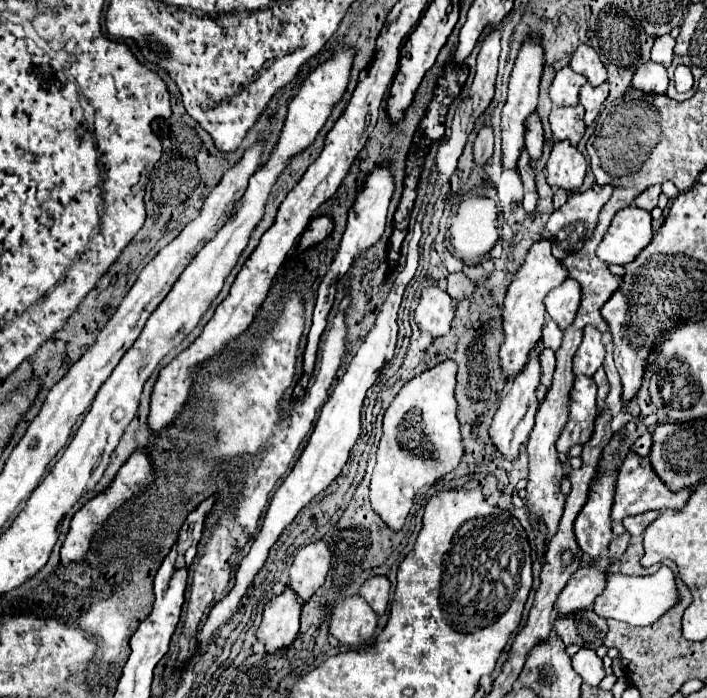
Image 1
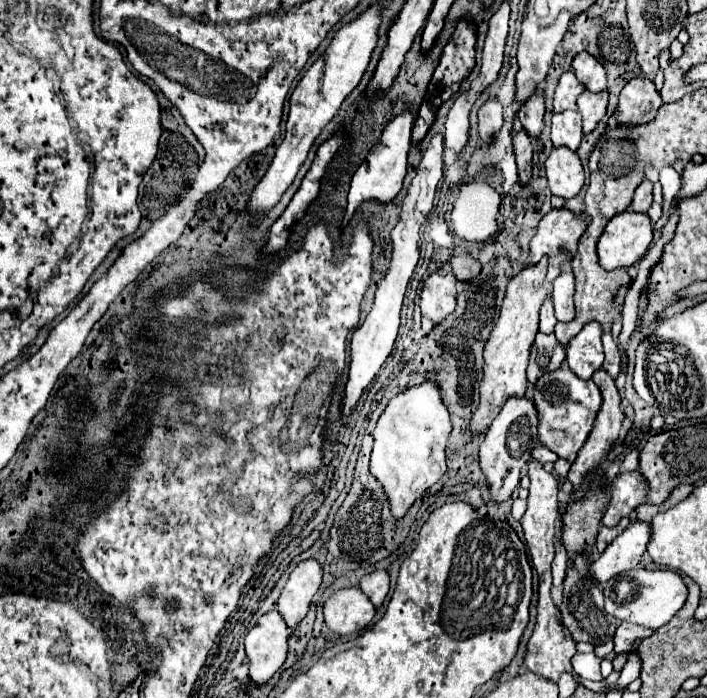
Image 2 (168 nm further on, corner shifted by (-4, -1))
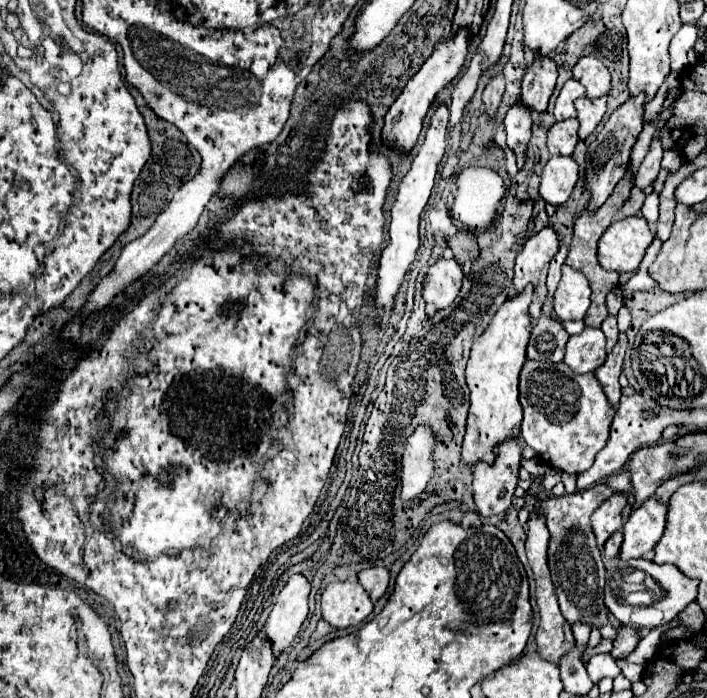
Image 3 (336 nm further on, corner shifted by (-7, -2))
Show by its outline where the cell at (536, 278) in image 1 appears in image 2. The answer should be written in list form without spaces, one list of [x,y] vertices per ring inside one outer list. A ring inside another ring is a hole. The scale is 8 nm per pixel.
[[[543,257],[537,265],[525,267],[507,285],[499,319],[483,351],[483,379],[479,385],[479,407],[471,419],[473,435],[487,433],[491,421],[495,419],[499,409],[505,405],[505,401],[511,397],[523,397],[527,391],[529,381],[525,377],[525,369],[529,361],[529,349],[539,329],[539,307],[543,299],[547,297],[547,287],[543,285],[545,275],[547,275],[547,257]]]

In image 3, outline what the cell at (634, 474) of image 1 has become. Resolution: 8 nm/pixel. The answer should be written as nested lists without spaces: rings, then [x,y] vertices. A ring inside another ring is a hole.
[[[614,492],[600,508],[596,508],[596,512],[592,514],[592,528],[596,534],[596,542],[600,544],[600,548],[604,546],[604,542],[616,532],[622,530],[624,520],[622,520],[622,510],[628,504],[628,494],[624,492]]]

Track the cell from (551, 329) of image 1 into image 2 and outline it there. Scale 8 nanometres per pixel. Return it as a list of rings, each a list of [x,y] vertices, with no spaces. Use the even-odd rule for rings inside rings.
[[[549,293],[547,299],[545,299],[543,305],[541,305],[539,331],[541,331],[541,333],[553,333],[555,323],[557,323],[557,319],[555,319],[555,311],[553,311],[553,297],[551,297],[551,293]]]

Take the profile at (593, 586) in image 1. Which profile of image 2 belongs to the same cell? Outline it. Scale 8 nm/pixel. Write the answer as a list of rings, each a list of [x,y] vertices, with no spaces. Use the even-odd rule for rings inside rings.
[[[635,521],[623,533],[619,533],[613,543],[591,563],[591,575],[599,585],[609,579],[635,569],[641,563],[641,555],[651,539],[651,523]]]

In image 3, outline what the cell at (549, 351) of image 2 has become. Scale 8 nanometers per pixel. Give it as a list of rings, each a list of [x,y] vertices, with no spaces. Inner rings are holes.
[[[540,316],[532,328],[532,336],[528,342],[528,360],[564,360],[564,346],[570,334],[562,328],[560,322]]]

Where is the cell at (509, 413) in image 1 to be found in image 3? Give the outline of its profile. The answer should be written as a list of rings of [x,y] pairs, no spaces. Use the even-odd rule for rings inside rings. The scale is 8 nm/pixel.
[[[512,436],[504,442],[500,442],[494,448],[494,462],[488,464],[484,460],[474,464],[474,502],[478,506],[478,512],[482,516],[492,516],[492,514],[504,514],[510,508],[510,502],[514,498],[514,490],[518,486],[518,472],[522,466],[522,450],[524,450],[524,440],[520,436]]]

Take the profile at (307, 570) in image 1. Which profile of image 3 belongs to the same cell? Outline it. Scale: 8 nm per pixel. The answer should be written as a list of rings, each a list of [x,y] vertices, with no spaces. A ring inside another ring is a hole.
[[[292,574],[276,598],[276,604],[266,620],[264,634],[272,640],[274,656],[286,650],[298,636],[308,618],[310,582],[304,574]]]

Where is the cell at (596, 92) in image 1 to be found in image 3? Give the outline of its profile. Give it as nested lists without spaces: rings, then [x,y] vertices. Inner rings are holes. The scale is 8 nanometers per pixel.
[[[580,98],[576,100],[576,110],[578,110],[578,120],[580,120],[580,130],[578,136],[584,140],[588,134],[594,132],[594,128],[600,124],[604,112],[606,112],[606,98]]]

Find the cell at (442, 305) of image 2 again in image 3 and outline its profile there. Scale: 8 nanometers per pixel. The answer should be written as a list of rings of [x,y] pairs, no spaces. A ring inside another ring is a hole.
[[[440,258],[436,264],[430,266],[424,278],[424,284],[422,284],[424,300],[432,304],[436,310],[448,308],[460,292],[462,278],[464,278],[462,268],[454,258],[452,260]]]

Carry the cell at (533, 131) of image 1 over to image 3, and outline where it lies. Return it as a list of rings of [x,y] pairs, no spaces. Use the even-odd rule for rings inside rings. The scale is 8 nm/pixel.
[[[534,60],[534,64],[528,68],[528,72],[522,78],[522,94],[520,102],[536,112],[546,112],[548,100],[556,86],[556,64],[554,60]]]

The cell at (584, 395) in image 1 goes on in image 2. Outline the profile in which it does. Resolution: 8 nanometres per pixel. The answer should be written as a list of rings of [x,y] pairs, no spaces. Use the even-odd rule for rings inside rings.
[[[563,363],[557,371],[543,373],[537,379],[537,383],[533,385],[531,401],[537,407],[537,419],[539,419],[537,441],[549,451],[557,453],[561,459],[567,459],[569,463],[573,463],[577,459],[579,449],[585,445],[593,429],[593,421],[599,413],[599,407],[601,407],[599,387],[591,379],[587,381],[579,379]]]

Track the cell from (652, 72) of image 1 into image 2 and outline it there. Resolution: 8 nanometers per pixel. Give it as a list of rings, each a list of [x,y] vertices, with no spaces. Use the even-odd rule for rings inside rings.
[[[635,77],[623,87],[619,95],[615,123],[623,127],[649,123],[657,115],[661,103],[661,95],[655,91],[653,81],[645,77]]]

